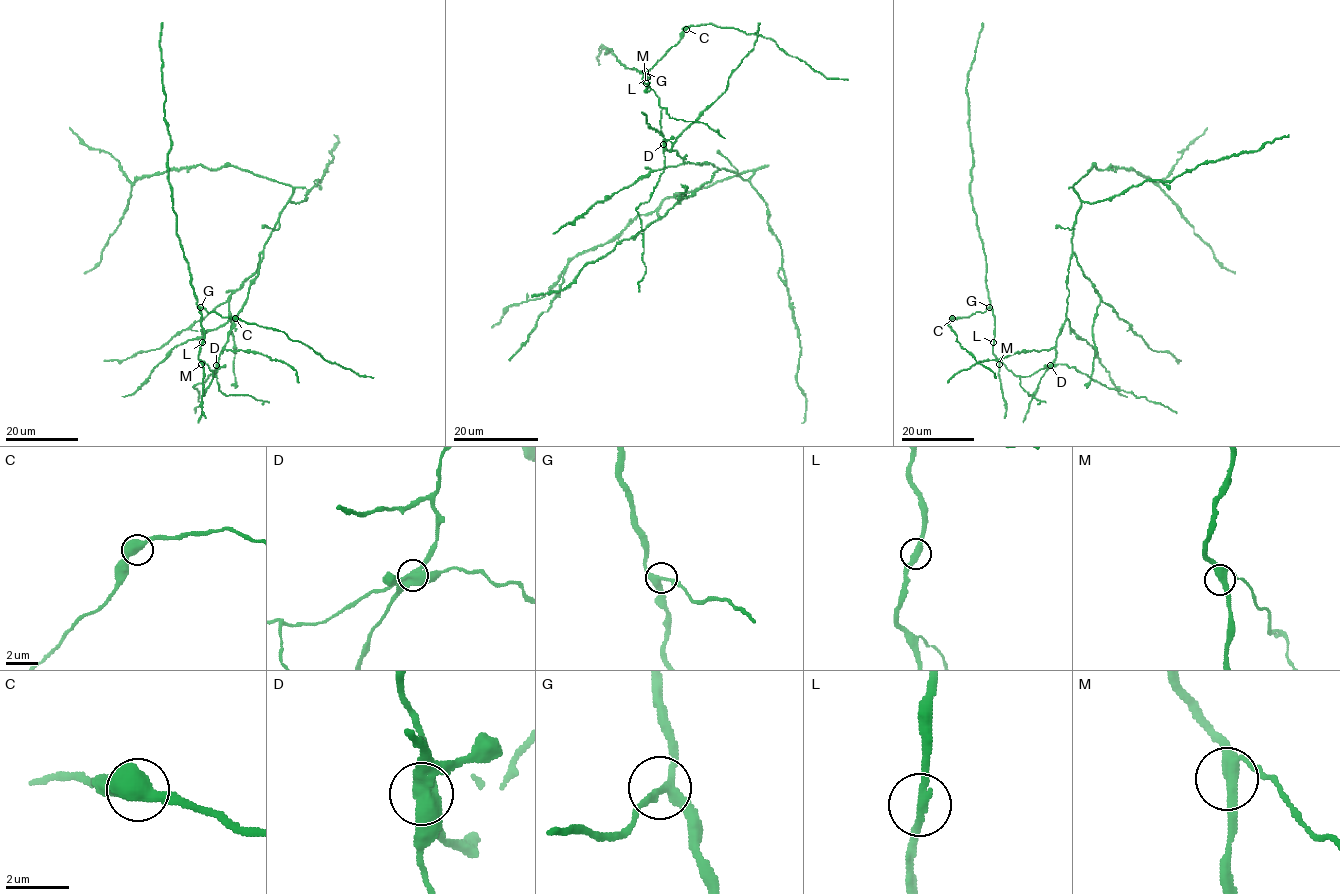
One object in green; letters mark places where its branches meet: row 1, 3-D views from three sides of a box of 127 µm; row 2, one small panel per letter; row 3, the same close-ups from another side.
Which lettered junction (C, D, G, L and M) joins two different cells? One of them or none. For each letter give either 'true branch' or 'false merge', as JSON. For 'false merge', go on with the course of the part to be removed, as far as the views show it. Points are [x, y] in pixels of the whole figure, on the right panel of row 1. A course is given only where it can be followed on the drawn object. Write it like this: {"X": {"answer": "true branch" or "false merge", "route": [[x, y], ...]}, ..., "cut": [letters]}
{"C": {"answer": "true branch"}, "D": {"answer": "false merge", "route": [[1050, 365], [1066, 318], [1081, 204], [1073, 185], [1093, 166], [1131, 169], [1152, 180], [1234, 273]]}, "G": {"answer": "true branch"}, "L": {"answer": "true branch"}, "M": {"answer": "true branch"}, "cut": ["D"]}

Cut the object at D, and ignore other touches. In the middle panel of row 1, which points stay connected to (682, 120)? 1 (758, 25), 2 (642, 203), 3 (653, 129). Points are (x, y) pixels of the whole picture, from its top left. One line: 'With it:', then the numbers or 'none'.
With it: 2

